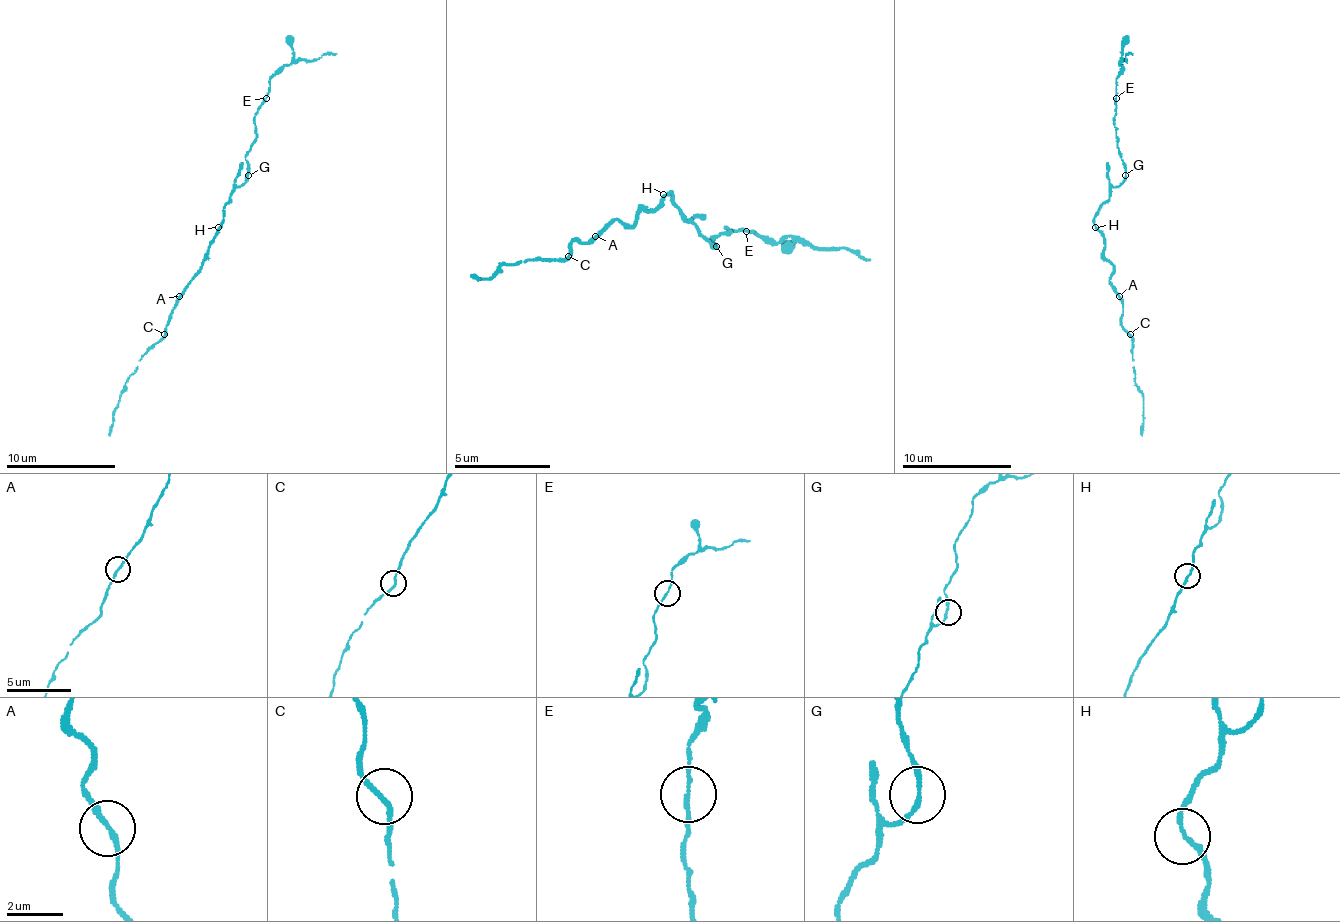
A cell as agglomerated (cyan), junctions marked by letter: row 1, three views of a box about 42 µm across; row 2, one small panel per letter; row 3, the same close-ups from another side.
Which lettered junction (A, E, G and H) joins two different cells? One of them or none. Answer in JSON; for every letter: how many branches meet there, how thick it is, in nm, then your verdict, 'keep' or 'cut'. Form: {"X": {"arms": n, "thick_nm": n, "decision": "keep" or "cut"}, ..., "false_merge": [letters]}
{"A": {"arms": 2, "thick_nm": 180, "decision": "keep"}, "E": {"arms": 2, "thick_nm": 130, "decision": "keep"}, "G": {"arms": 2, "thick_nm": 170, "decision": "keep"}, "H": {"arms": 2, "thick_nm": 170, "decision": "keep"}, "false_merge": []}

